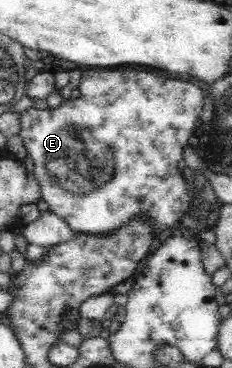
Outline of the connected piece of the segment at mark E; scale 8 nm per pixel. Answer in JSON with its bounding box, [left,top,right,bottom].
[18,68,204,235]

